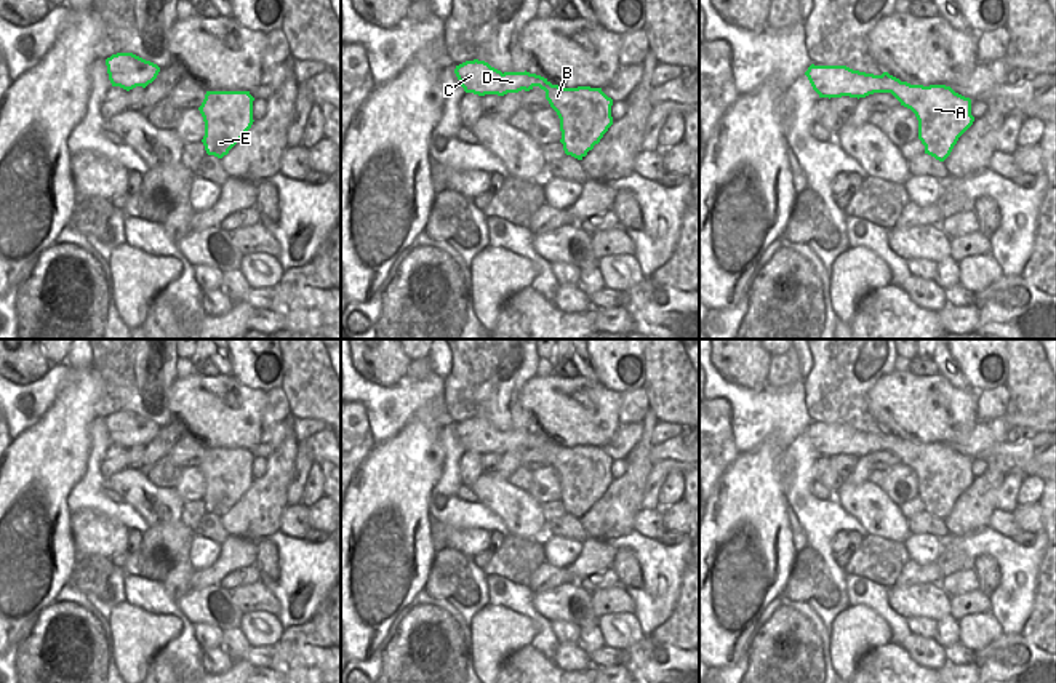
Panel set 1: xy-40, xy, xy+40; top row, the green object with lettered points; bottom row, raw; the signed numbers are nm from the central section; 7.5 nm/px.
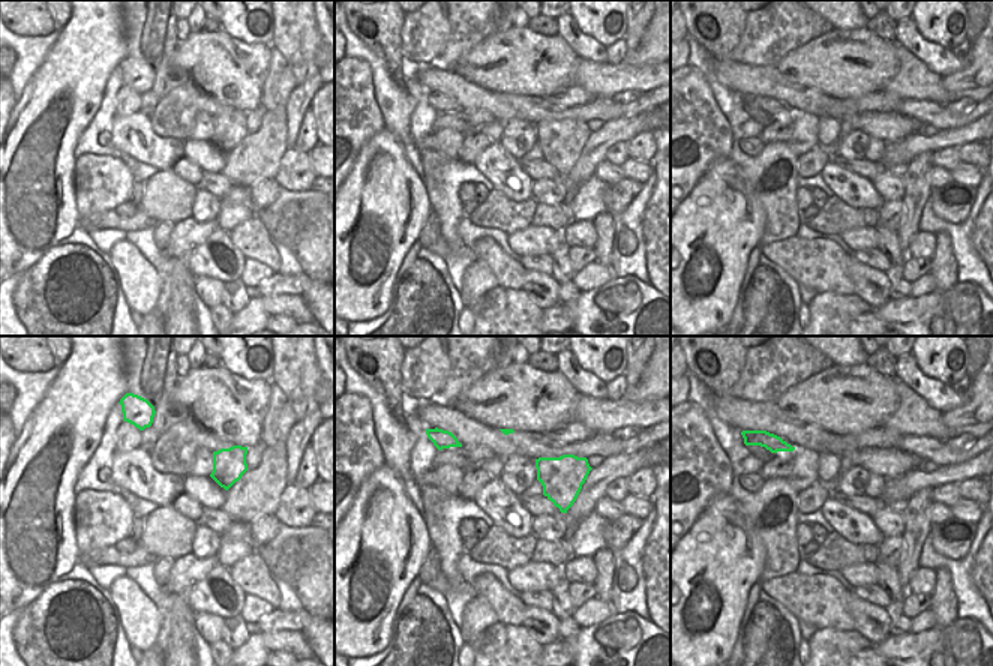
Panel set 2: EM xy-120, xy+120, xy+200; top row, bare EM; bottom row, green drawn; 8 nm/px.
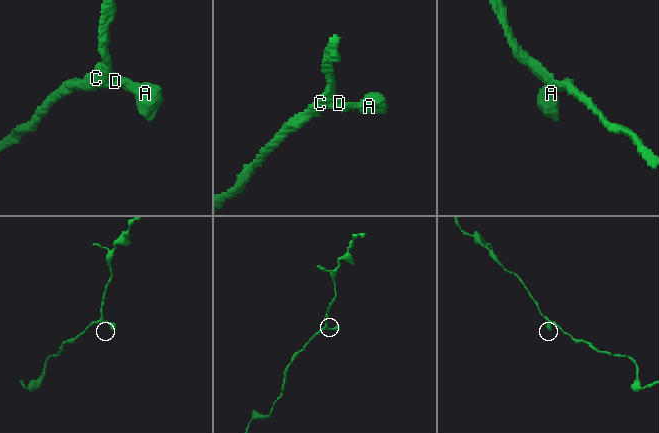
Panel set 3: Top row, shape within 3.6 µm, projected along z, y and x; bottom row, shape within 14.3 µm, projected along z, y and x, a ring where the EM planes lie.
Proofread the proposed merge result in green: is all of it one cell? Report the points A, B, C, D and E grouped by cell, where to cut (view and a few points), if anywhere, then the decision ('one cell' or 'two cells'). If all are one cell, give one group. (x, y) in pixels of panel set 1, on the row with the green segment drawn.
A B C D E; no cut; one cell

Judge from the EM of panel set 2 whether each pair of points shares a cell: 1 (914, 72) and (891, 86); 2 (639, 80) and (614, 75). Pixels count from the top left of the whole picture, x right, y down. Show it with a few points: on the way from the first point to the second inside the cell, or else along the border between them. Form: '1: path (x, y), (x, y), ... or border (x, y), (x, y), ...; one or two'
1: path (908, 78), (897, 86); one
2: path (633, 78), (620, 78); one

